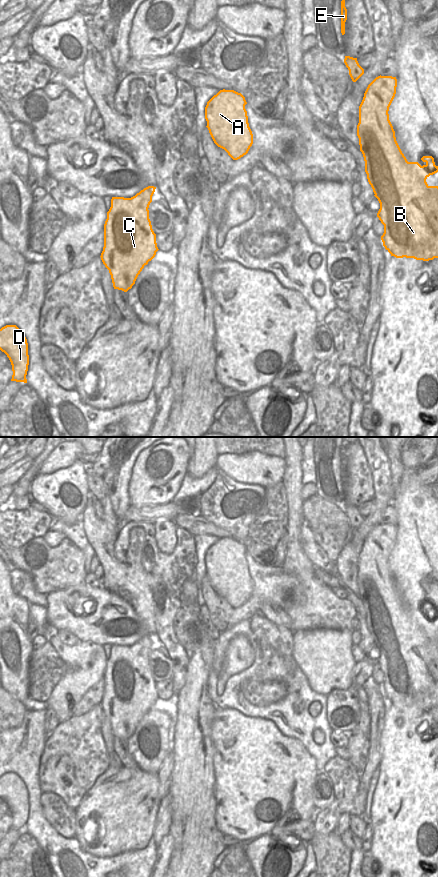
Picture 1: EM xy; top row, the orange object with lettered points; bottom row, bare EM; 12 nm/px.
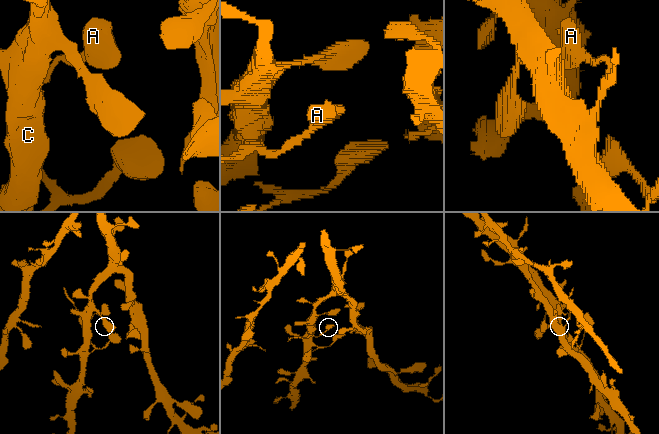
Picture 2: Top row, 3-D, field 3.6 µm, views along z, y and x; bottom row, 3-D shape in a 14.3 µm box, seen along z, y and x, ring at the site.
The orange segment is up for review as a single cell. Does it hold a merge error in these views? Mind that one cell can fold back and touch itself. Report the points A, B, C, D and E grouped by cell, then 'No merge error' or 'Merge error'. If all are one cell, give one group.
Groups: A B C D E. No merge error

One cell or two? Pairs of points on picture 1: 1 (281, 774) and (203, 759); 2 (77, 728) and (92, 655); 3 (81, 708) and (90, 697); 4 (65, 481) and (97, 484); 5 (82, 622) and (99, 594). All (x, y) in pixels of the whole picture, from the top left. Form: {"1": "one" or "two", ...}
{"1": "two", "2": "two", "3": "one", "4": "two", "5": "one"}

